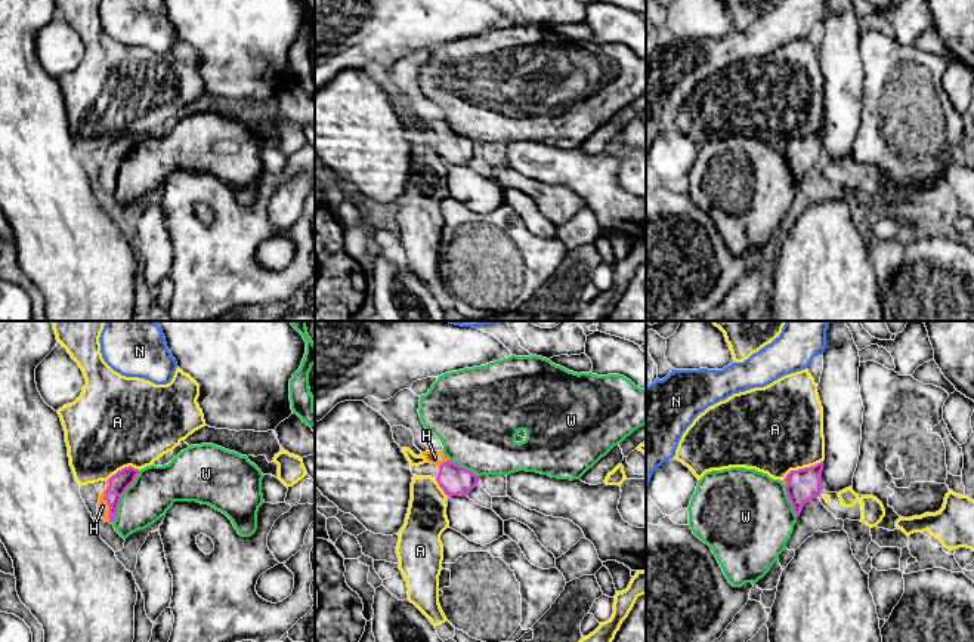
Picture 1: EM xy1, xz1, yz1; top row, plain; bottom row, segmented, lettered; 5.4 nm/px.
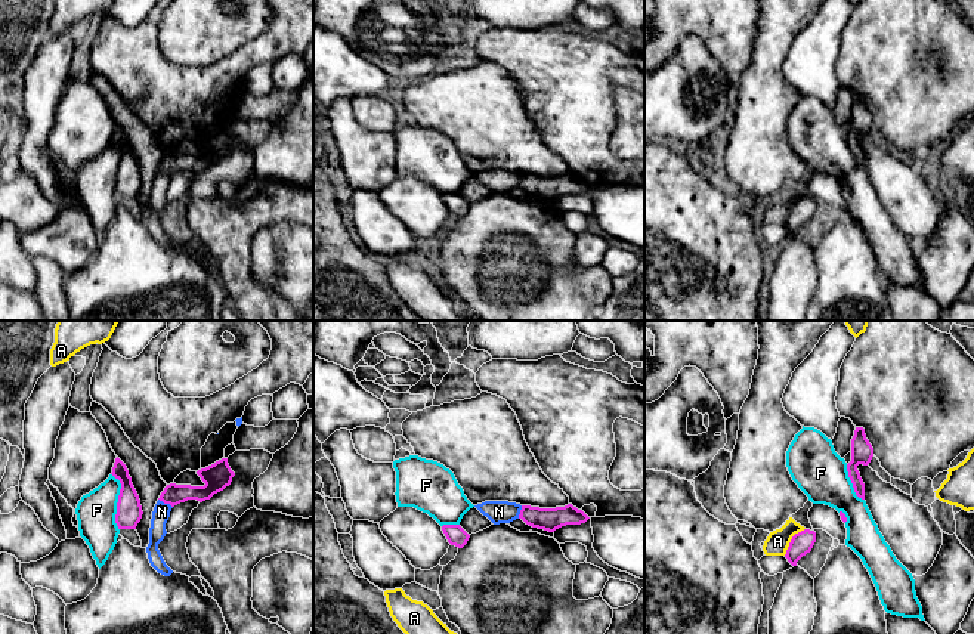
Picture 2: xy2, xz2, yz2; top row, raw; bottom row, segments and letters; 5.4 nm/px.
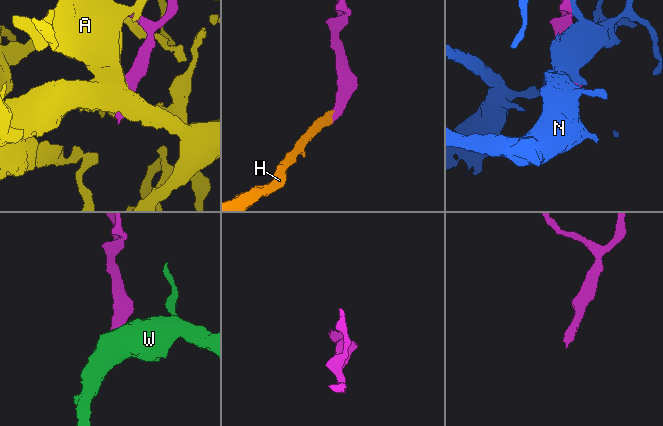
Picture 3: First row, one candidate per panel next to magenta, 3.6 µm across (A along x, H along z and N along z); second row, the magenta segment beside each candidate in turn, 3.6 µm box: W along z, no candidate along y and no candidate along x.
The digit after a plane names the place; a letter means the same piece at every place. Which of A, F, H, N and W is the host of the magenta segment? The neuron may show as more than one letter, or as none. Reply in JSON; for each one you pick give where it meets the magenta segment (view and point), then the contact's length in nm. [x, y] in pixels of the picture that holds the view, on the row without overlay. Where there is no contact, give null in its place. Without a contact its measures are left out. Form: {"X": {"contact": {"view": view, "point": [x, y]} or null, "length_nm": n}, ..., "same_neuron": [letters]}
{"H": {"contact": {"view": "xy1", "point": [105, 167]}, "length_nm": 240}, "same_neuron": ["H"]}

